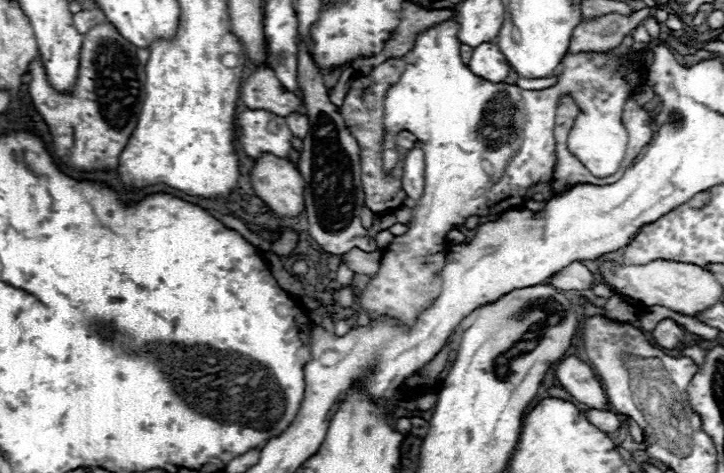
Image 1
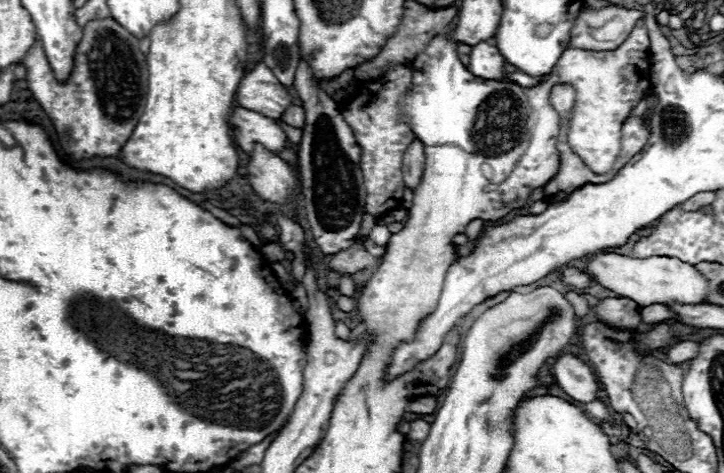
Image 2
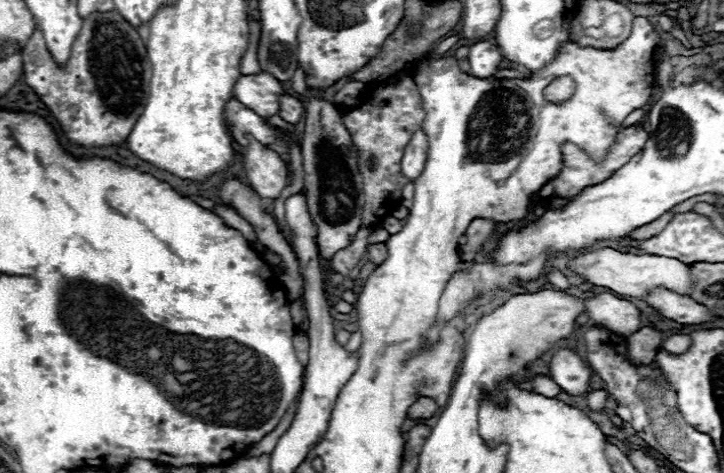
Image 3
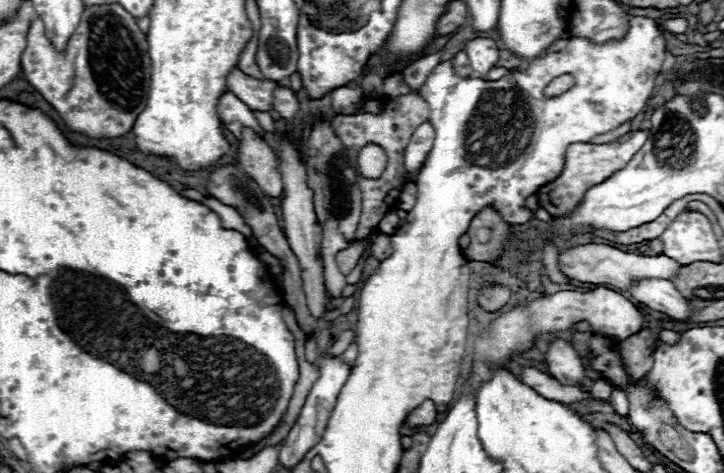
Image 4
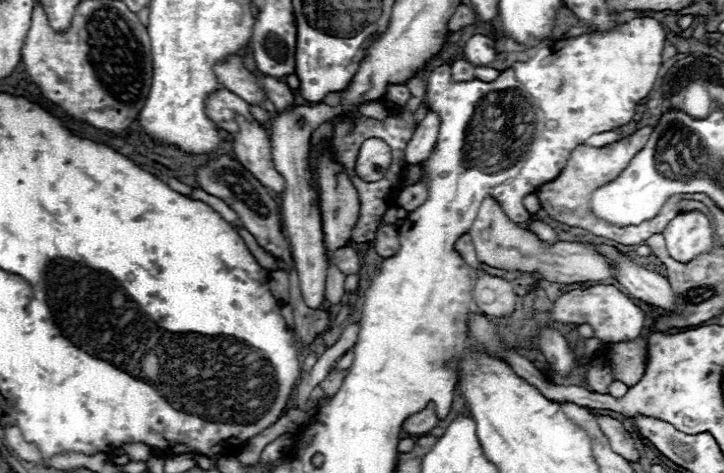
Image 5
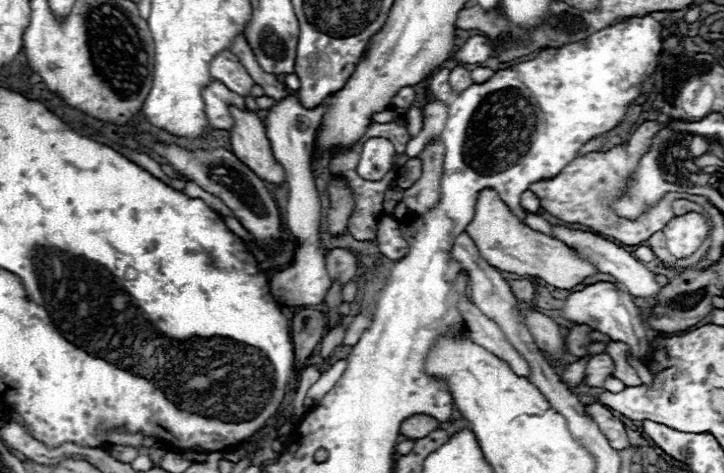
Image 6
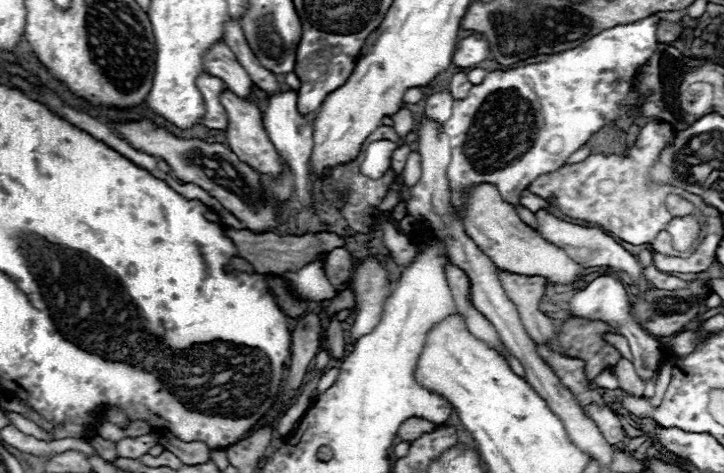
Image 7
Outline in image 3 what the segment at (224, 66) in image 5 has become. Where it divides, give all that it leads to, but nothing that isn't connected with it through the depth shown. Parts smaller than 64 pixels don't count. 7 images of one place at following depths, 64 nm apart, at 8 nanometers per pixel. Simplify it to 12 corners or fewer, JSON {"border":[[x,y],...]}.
{"border":[[270,74],[240,76],[234,98],[256,114],[278,114],[284,88]]}

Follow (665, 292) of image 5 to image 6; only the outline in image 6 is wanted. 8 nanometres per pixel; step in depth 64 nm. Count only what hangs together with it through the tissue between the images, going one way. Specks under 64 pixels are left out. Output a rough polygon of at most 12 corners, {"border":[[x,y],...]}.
{"border":[[552,226],[574,248],[632,296],[656,296],[654,274],[596,232]]}

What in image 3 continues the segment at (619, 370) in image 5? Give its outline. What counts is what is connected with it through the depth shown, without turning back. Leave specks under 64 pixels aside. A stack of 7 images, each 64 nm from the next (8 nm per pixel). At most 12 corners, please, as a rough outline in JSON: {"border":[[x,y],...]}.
{"border":[[642,328],[626,340],[636,366],[654,362],[662,332]]}

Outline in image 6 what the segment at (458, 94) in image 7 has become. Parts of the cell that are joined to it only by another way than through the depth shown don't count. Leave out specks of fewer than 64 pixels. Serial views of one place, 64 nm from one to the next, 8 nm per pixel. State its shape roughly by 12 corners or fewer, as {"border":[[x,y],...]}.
{"border":[[456,66],[450,72],[454,92],[464,92],[470,84],[470,70]]}

